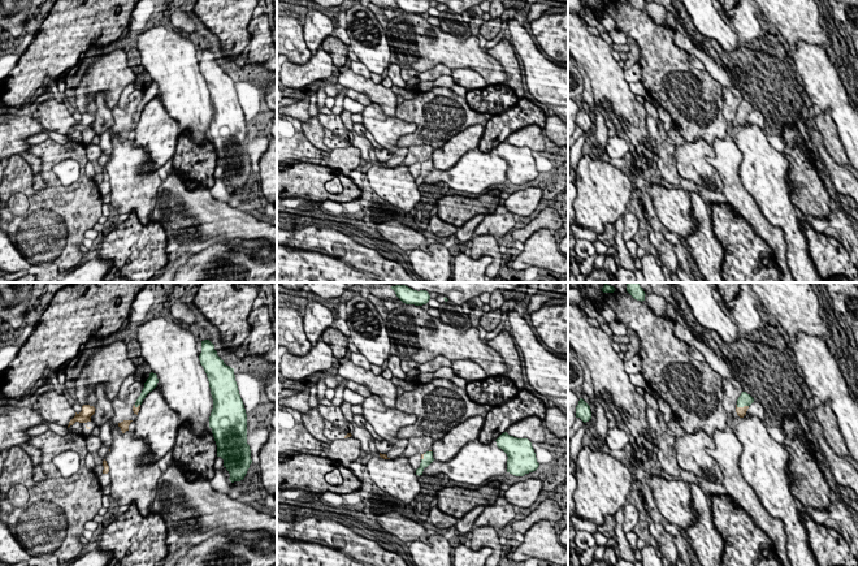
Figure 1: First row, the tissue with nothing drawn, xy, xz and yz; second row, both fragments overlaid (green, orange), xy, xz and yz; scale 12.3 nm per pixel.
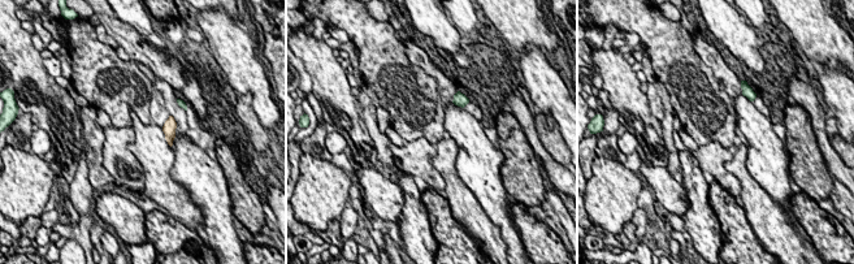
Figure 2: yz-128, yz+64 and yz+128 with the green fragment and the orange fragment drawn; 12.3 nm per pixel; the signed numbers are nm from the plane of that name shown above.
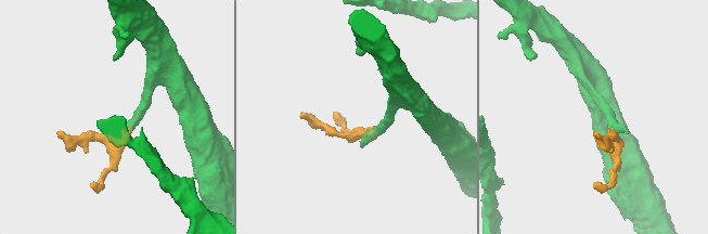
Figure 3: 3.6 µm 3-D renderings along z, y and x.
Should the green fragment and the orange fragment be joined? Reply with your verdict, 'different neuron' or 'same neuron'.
same neuron

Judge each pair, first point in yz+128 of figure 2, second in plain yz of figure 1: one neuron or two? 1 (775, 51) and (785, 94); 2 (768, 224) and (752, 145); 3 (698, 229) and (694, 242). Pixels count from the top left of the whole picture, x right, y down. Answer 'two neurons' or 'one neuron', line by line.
1: one neuron
2: two neurons
3: one neuron

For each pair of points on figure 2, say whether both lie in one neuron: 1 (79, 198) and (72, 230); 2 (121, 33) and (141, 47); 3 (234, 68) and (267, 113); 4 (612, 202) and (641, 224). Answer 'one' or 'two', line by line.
1: one
2: one
3: one
4: two

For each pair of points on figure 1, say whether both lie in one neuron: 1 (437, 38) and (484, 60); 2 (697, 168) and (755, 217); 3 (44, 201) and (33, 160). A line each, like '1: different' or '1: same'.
1: same
2: different
3: different

